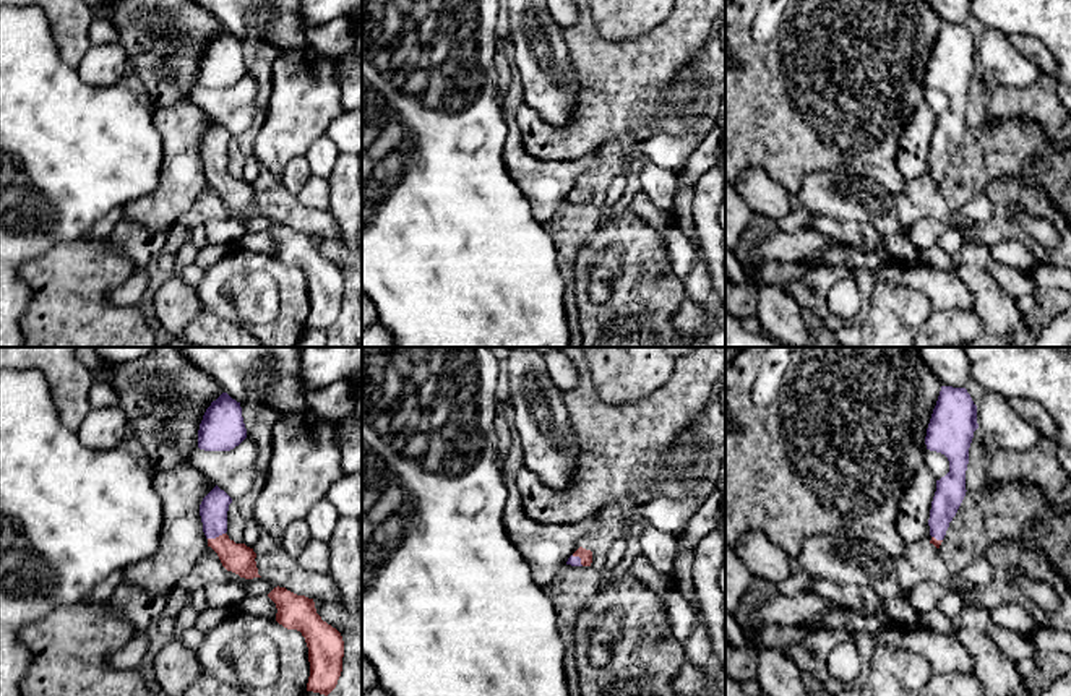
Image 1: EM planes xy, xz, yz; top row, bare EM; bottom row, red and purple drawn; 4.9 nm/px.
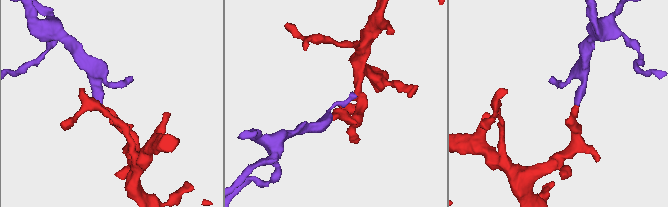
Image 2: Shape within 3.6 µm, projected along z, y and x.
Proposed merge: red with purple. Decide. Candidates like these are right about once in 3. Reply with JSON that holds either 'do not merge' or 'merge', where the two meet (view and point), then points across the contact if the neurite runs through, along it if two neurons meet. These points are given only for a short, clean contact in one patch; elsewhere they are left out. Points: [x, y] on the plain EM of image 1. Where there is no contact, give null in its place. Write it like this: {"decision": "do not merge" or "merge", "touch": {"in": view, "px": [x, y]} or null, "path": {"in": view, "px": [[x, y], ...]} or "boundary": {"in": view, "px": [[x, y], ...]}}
{"decision": "merge", "touch": {"in": "xy", "px": [216, 174]}, "path": {"in": "xy", "px": [[239, 195], [216, 174], [213, 146]]}}

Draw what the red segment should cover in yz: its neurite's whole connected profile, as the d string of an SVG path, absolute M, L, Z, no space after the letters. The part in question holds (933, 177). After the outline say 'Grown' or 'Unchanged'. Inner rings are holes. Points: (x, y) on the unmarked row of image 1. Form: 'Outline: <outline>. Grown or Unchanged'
Outline: M941 23L925 73L927 86L949 97L949 109L936 117L928 156L930 180L936 185L966 133L969 84L977 65L977 42L967 26Z. Grown

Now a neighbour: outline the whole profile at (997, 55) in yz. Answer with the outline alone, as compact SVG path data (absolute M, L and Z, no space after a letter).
M987 28L977 42L977 60L996 84L1026 88L1042 75L1030 60L1016 50L1011 39L995 28Z

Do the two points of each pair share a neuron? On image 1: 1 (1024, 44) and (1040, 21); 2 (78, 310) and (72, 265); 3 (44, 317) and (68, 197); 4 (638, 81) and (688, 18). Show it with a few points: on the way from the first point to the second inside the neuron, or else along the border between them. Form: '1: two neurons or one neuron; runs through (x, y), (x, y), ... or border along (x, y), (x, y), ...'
1: two neurons; border along (1010, 36), (1029, 34), (1053, 57)
2: one neuron; runs through (72, 299), (72, 276)
3: two neurons; border along (81, 237), (59, 240), (26, 263)
4: one neuron; runs through (651, 65), (682, 34)

